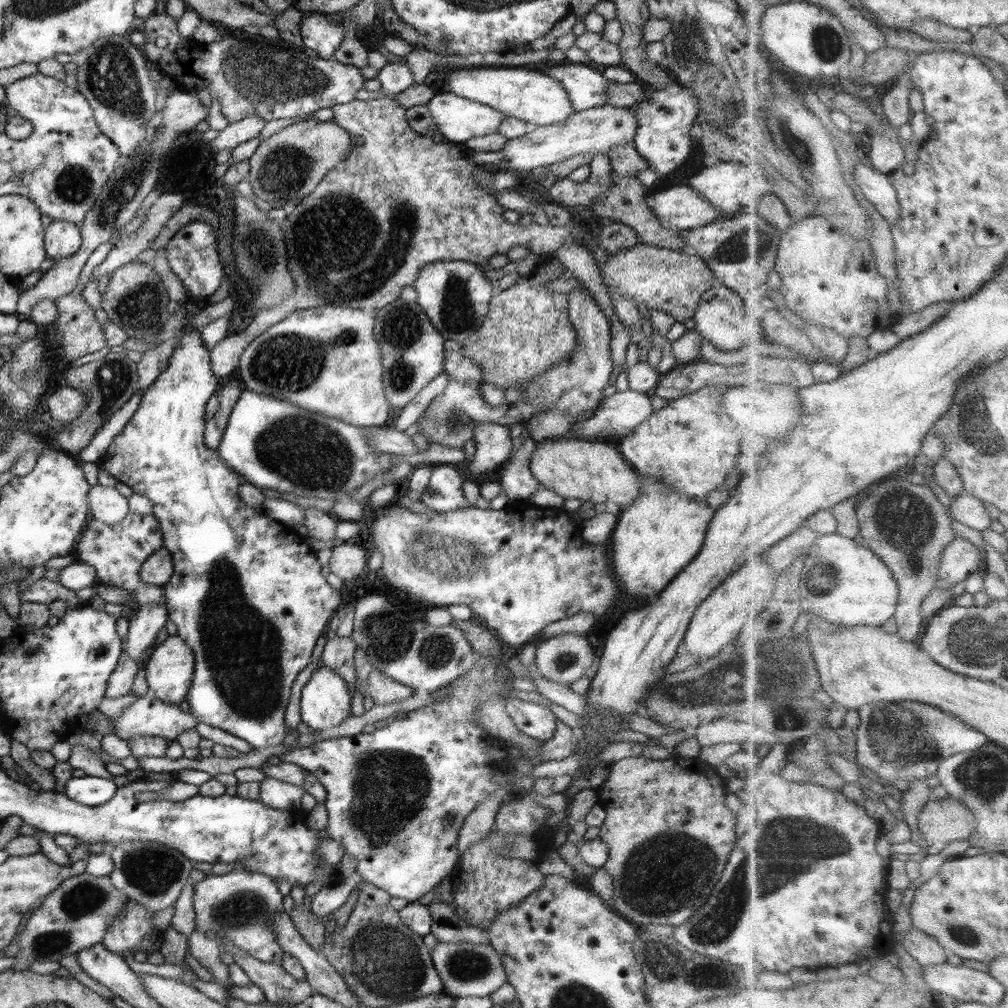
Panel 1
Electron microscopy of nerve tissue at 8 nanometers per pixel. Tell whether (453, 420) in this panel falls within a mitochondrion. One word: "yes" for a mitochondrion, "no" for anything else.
yes

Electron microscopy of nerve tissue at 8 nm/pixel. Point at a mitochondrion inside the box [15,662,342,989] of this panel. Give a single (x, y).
(83, 898)

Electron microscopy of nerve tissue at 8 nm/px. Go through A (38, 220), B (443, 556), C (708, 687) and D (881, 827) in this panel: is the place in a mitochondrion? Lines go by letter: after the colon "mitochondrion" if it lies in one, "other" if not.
A: other
B: mitochondrion
C: mitochondrion
D: other

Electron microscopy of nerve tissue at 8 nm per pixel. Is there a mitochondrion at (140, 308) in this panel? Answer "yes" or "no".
yes

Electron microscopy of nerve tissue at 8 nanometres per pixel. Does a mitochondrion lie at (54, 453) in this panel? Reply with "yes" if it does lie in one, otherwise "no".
no

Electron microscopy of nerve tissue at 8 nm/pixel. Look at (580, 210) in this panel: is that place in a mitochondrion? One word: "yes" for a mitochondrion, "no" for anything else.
yes

